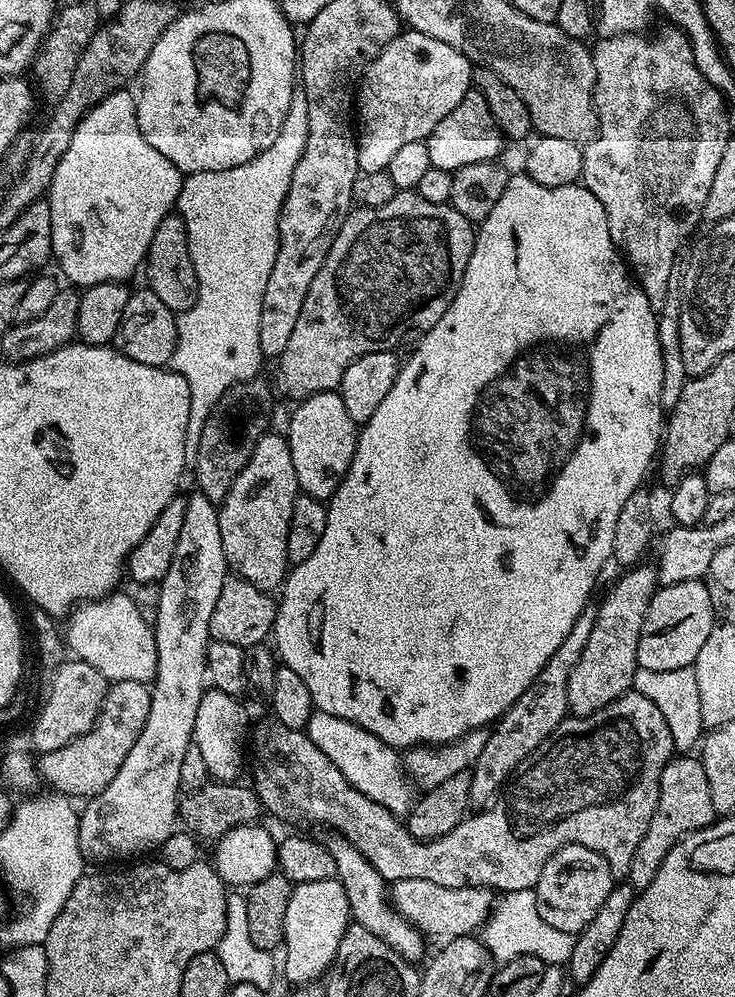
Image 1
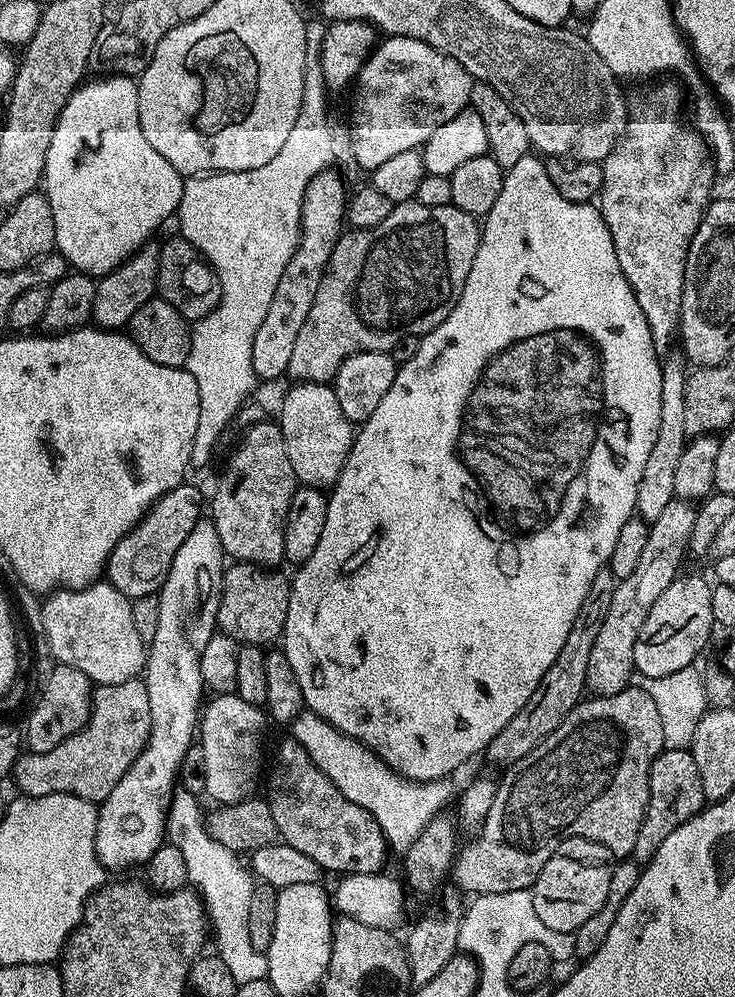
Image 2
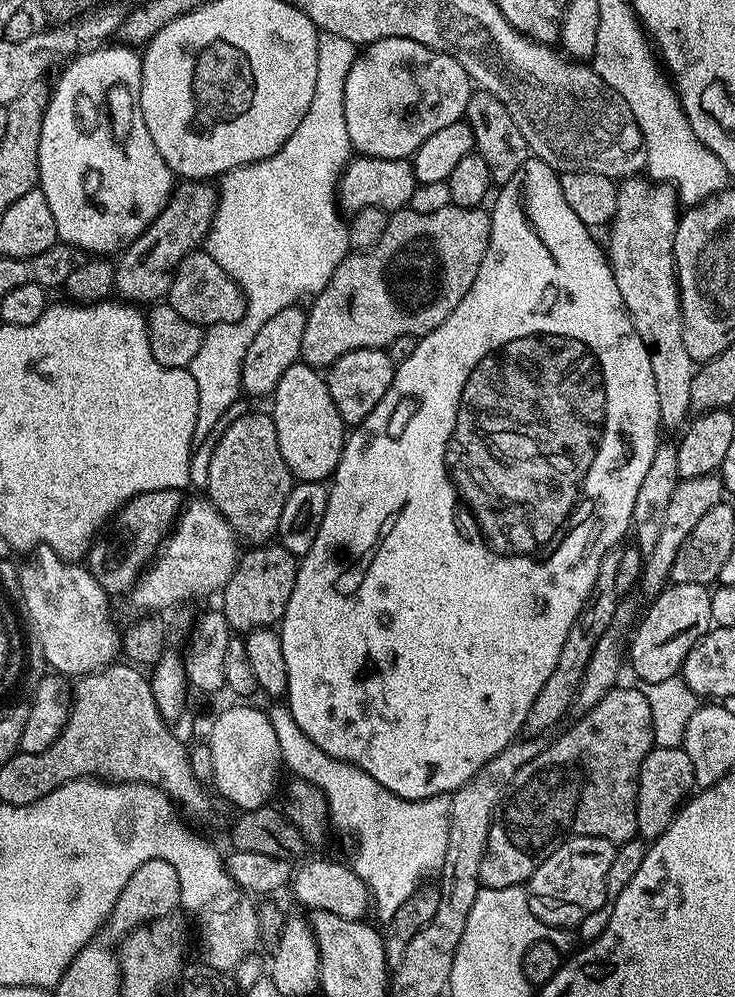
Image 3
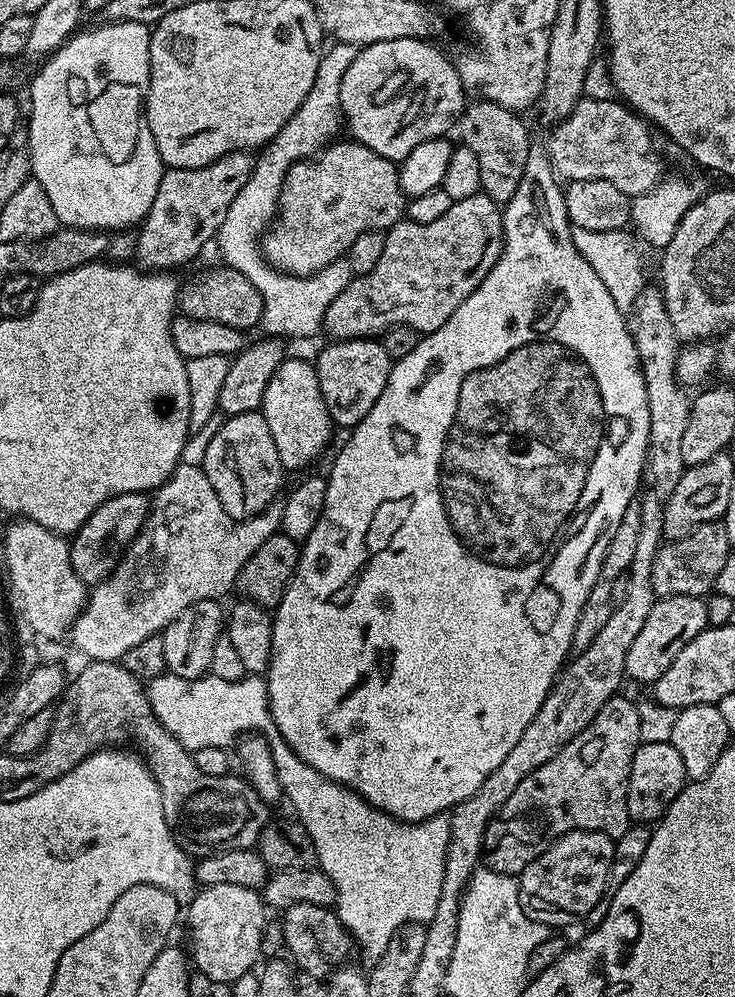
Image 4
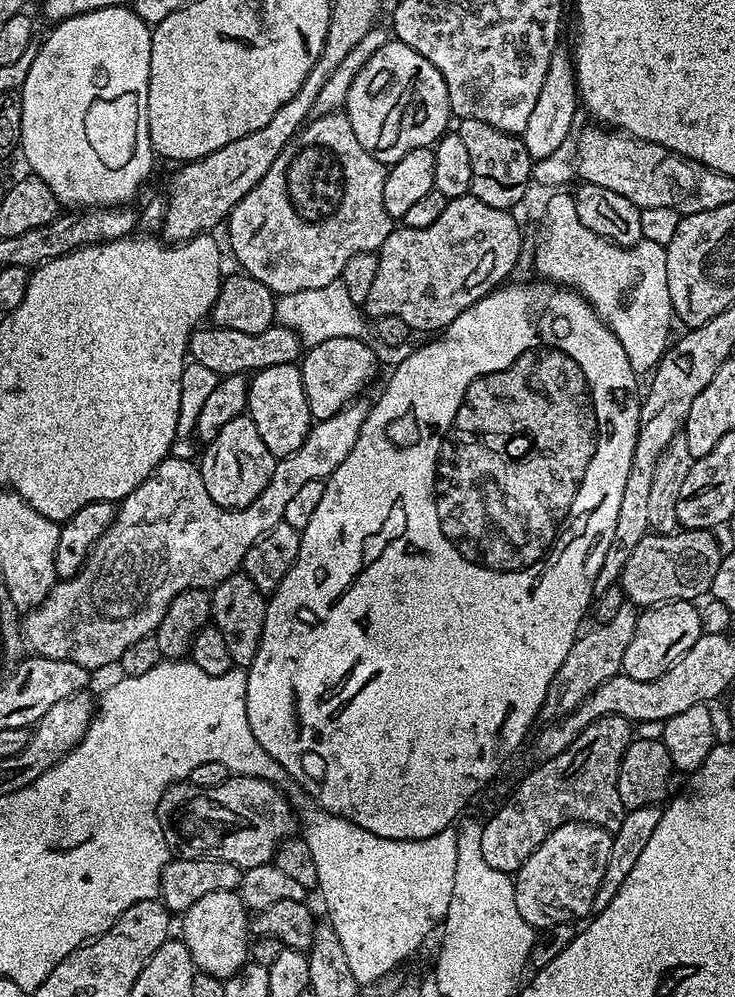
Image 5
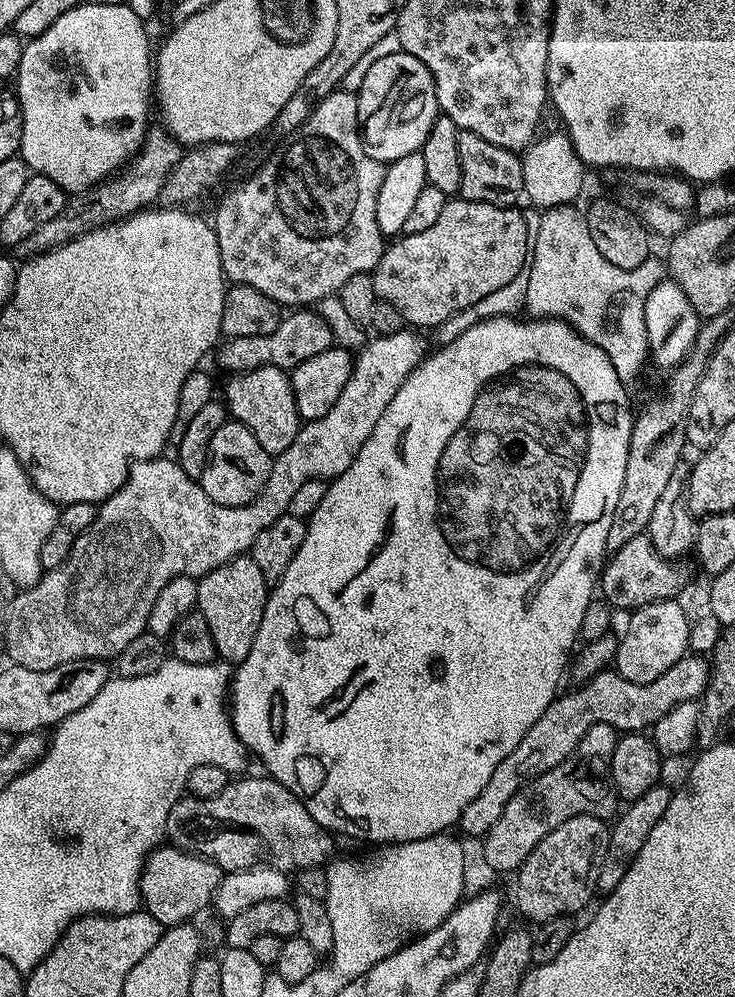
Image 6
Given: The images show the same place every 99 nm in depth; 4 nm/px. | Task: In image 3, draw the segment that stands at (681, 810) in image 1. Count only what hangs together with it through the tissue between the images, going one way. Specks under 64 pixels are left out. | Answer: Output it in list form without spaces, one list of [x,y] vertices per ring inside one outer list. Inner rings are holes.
[[[653,747],[646,754],[638,774],[636,831],[639,839],[651,842],[660,837],[671,826],[673,818],[693,795],[695,788],[694,762],[690,762],[690,754],[686,754],[683,747]]]

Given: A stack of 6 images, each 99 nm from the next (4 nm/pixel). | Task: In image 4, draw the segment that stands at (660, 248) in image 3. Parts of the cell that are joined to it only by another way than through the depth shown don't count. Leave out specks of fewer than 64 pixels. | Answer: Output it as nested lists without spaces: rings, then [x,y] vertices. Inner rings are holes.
[[[645,287],[630,309],[630,331],[640,359],[640,369],[646,382],[646,398],[650,406],[650,438],[648,439],[648,463],[646,476],[652,479],[651,491],[660,498],[667,498],[678,486],[686,465],[682,462],[682,437],[686,421],[690,419],[692,402],[685,385],[676,378],[676,363],[682,342],[676,336],[666,310],[661,289]]]

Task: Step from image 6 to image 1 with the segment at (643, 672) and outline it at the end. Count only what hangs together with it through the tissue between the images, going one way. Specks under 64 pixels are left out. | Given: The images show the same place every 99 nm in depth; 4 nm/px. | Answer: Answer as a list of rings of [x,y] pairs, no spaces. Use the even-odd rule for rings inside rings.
[[[691,580],[657,587],[646,610],[646,622],[640,631],[638,665],[650,671],[691,668],[698,652],[718,623],[716,608],[712,605],[713,589],[704,580]]]

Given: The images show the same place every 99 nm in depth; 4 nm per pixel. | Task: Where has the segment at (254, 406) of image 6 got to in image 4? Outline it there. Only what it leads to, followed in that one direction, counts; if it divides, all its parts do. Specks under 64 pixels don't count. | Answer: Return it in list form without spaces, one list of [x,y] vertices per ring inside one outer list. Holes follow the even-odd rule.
[[[285,358],[274,370],[274,378],[266,386],[266,394],[262,398],[259,411],[266,418],[266,426],[270,426],[270,434],[274,434],[274,446],[278,446],[278,458],[282,458],[285,470],[304,468],[312,463],[328,444],[328,439],[334,433],[334,425],[326,410],[326,402],[322,402],[322,392],[318,390],[318,374],[315,363],[304,360]]]

